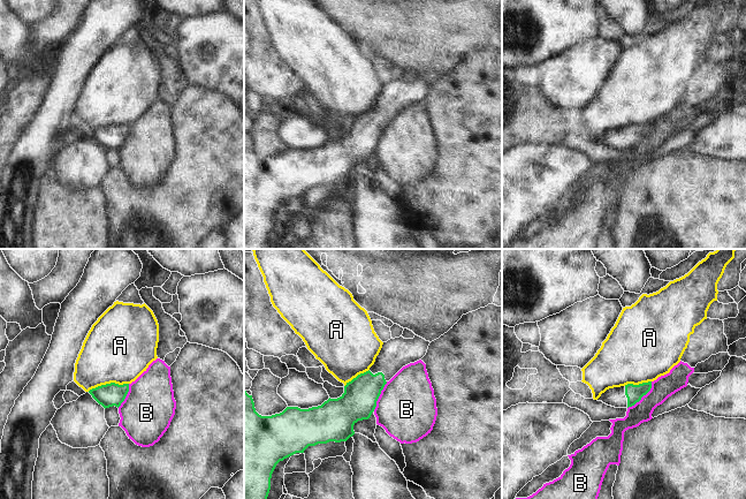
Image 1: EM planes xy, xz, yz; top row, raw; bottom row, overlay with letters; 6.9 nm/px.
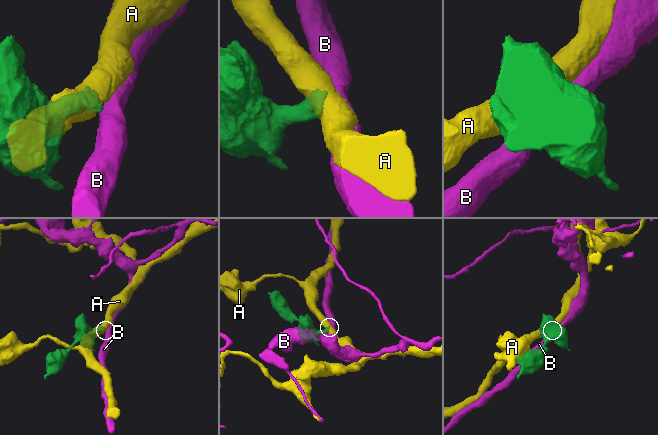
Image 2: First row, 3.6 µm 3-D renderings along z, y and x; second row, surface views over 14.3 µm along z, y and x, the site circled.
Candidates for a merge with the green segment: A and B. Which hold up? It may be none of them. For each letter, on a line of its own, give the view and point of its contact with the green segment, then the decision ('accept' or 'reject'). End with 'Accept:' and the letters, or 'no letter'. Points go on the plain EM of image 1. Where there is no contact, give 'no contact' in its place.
A: xy (107, 126) | reject
B: yz (642, 137) | reject
Accept: no letter

